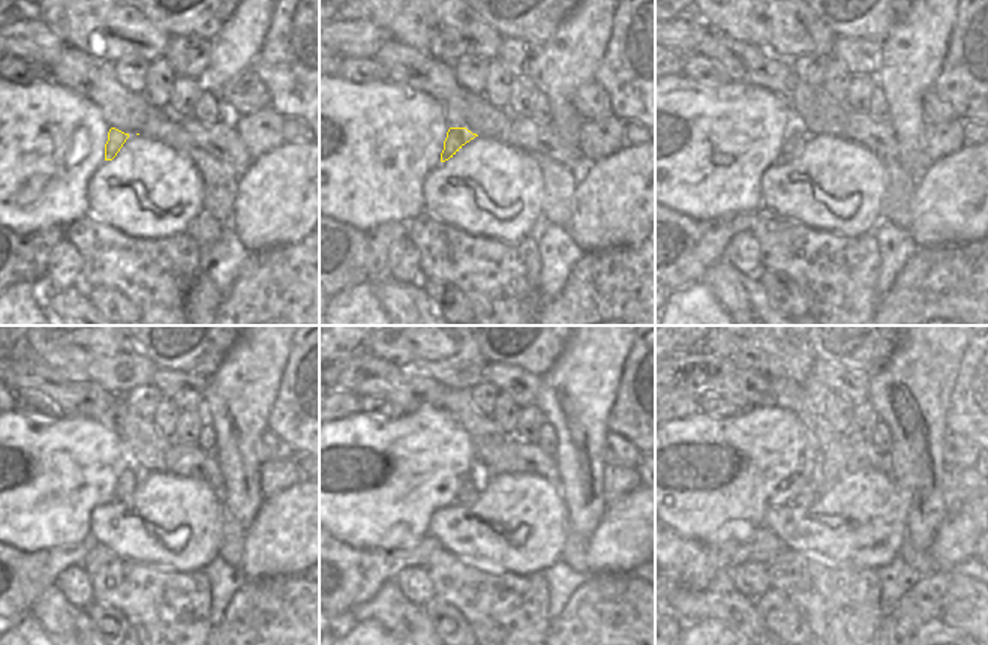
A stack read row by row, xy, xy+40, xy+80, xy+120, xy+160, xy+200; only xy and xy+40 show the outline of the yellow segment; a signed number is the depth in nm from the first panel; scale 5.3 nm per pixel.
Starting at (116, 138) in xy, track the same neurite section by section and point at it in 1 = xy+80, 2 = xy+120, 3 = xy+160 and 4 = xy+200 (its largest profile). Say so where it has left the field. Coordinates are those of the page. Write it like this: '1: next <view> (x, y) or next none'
1: next xy+80 (792, 147)
2: next xy+120 (126, 483)
3: next xy+160 (467, 497)
4: next xy+200 (804, 500)

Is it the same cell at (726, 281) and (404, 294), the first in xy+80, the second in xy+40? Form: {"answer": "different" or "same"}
{"answer": "same"}

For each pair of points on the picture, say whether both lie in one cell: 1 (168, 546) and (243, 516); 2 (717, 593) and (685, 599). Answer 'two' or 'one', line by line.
1: two
2: one

